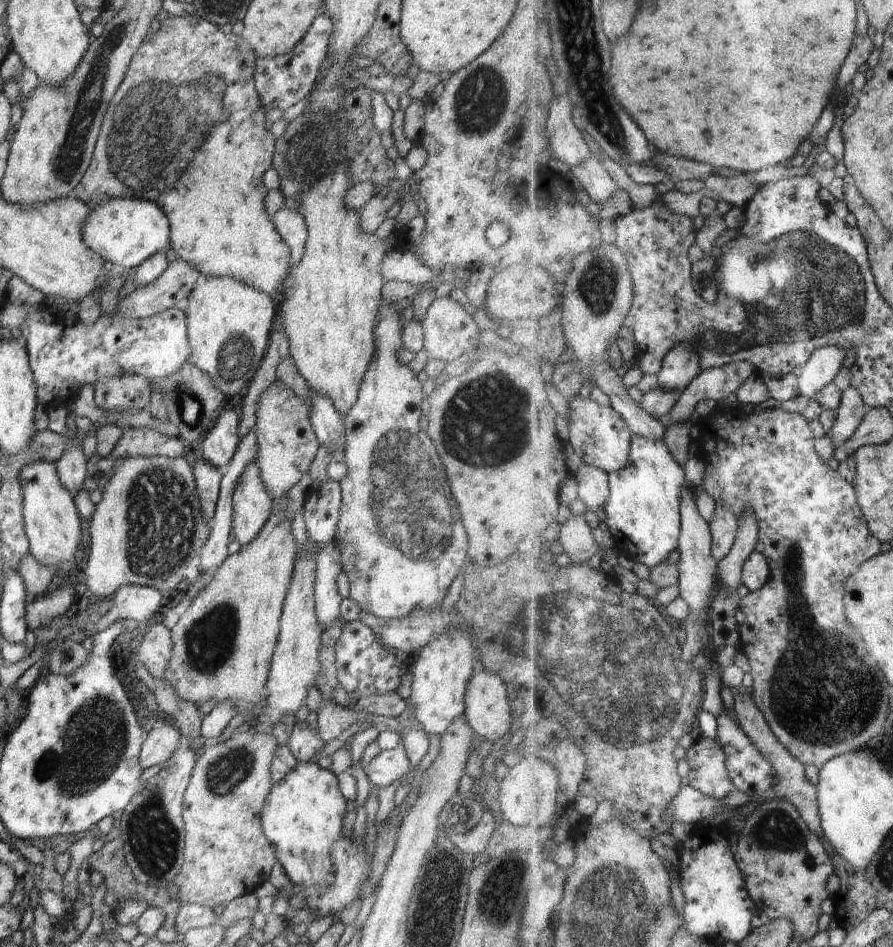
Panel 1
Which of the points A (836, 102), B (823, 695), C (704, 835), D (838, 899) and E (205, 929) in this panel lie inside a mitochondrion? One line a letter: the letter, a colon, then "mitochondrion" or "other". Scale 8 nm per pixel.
A: other
B: mitochondrion
C: other
D: other
E: other

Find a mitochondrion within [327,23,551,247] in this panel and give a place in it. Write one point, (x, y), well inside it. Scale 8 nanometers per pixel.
(479, 100)

